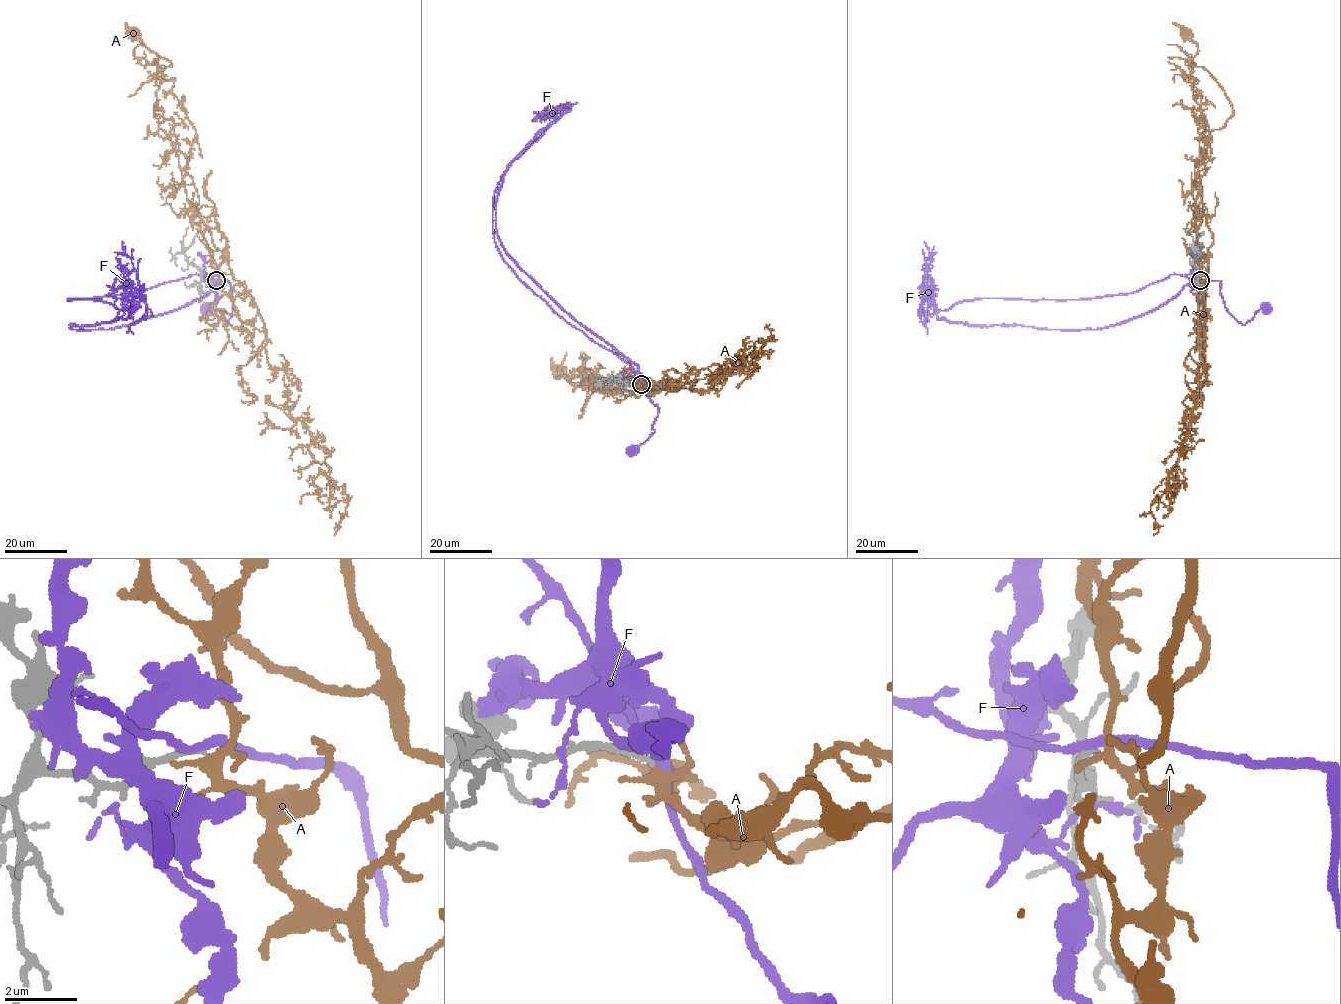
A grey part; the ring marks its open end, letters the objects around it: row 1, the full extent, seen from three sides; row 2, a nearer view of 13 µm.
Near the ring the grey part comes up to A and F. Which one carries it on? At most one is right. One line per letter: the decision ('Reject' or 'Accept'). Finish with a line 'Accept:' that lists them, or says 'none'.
A: Accept
F: Reject
Accept: A

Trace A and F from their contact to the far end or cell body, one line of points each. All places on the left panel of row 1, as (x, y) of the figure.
A: (216, 280), (225, 254), (188, 201), (176, 148), (154, 115), (161, 71), (172, 64), (135, 34)
F: (216, 279), (230, 285), (233, 309), (227, 324), (228, 322), (220, 311), (206, 306)

